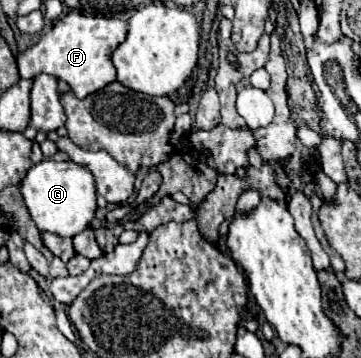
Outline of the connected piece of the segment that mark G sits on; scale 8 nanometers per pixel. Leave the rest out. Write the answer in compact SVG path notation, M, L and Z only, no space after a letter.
M43 160L29 168L27 176L23 178L21 192L29 208L29 214L41 232L73 238L75 234L85 230L95 218L97 210L95 180L93 174L89 174L89 170L81 164Z

